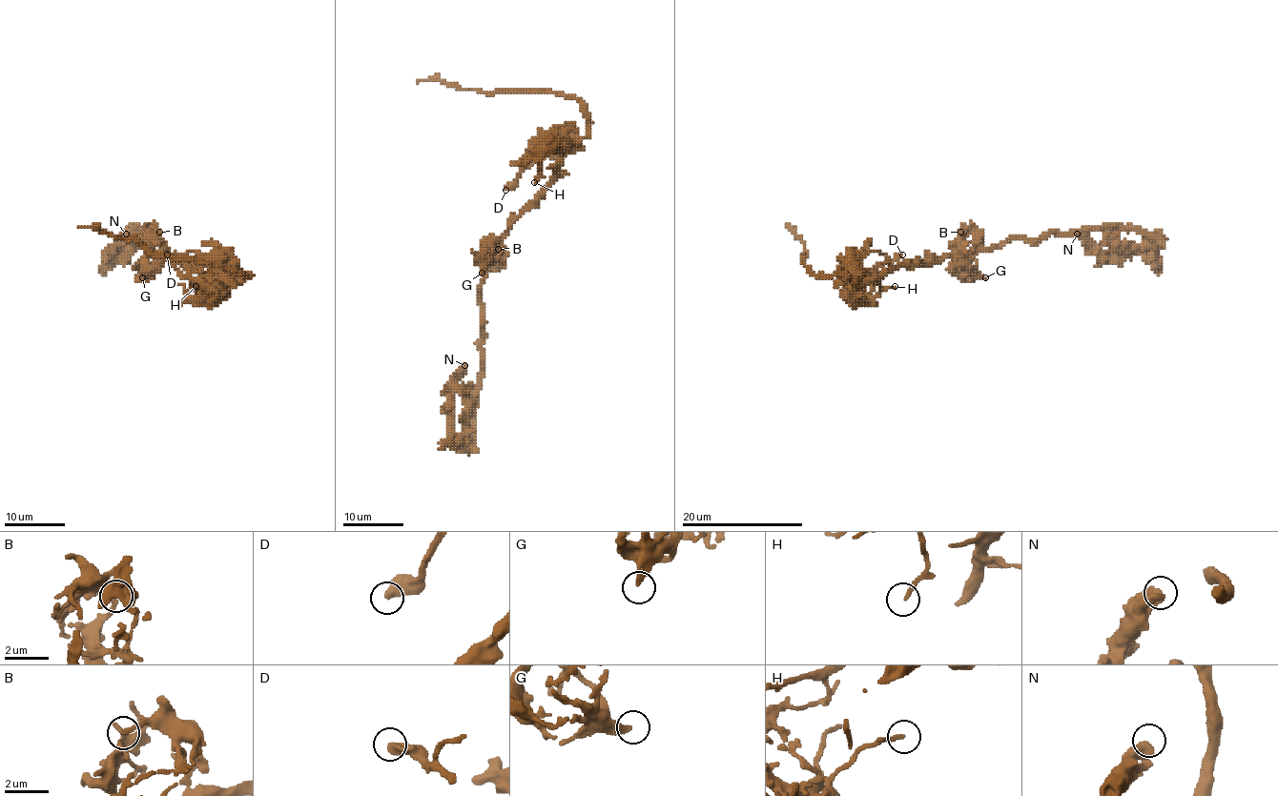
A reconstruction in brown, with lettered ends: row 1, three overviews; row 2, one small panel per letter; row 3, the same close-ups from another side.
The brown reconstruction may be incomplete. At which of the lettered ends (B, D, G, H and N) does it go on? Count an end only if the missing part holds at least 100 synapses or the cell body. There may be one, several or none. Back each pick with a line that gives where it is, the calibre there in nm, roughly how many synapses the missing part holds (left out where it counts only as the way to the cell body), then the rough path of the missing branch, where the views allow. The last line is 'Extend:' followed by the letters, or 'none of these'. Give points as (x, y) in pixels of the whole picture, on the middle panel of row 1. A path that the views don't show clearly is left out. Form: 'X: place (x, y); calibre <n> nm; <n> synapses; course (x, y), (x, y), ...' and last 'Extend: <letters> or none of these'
Extend: none of these

